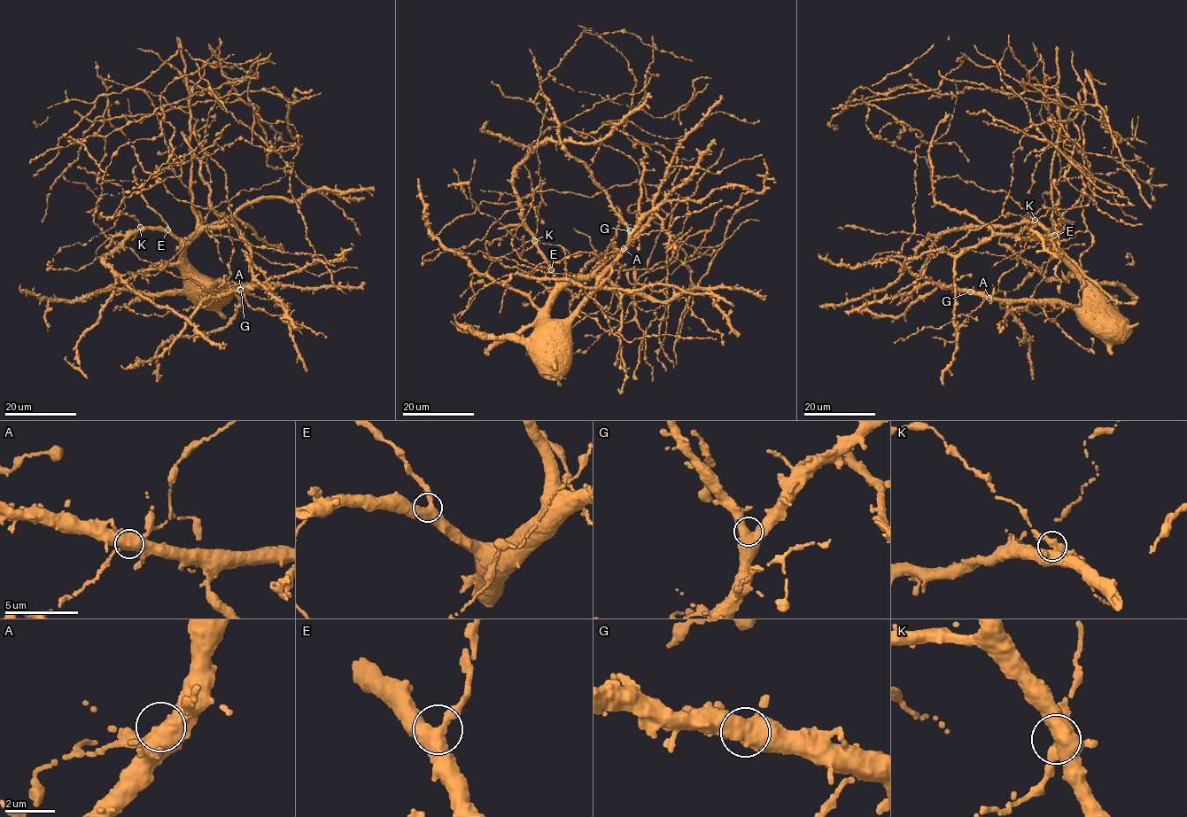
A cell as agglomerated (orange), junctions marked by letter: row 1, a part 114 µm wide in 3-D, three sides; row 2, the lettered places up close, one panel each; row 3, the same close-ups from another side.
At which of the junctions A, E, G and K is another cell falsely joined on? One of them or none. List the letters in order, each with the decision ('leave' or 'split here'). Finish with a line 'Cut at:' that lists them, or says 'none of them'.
A: leave
E: leave
G: leave
K: leave
Cut at: none of them

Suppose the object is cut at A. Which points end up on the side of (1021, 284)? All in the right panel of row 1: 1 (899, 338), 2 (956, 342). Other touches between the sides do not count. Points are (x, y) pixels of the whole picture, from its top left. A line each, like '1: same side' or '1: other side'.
1: other side
2: same side

